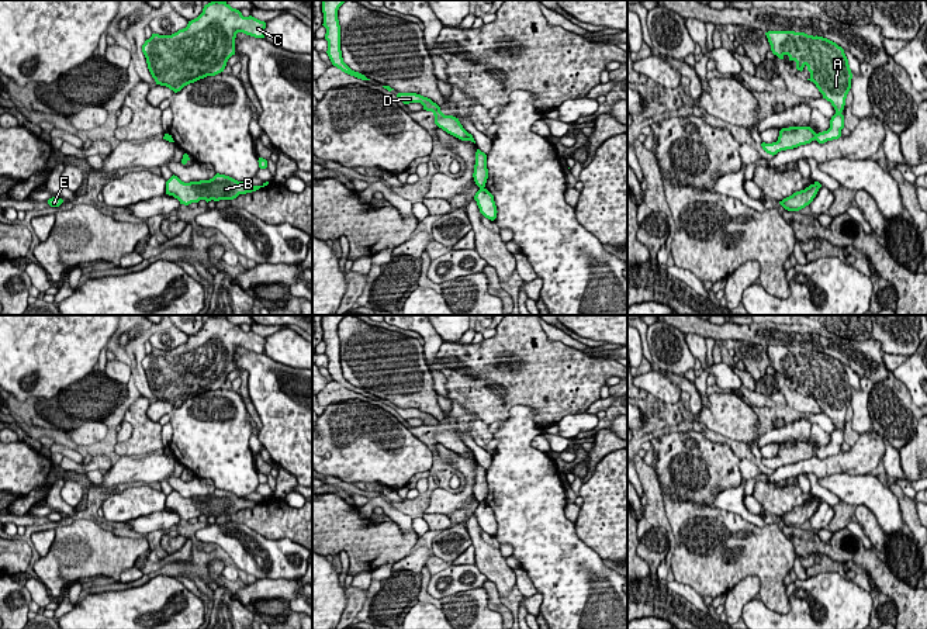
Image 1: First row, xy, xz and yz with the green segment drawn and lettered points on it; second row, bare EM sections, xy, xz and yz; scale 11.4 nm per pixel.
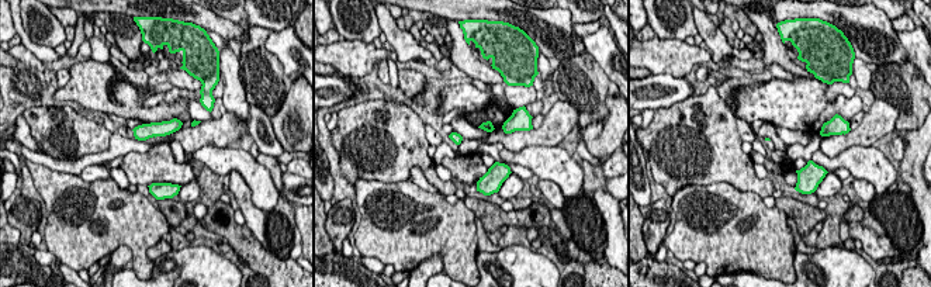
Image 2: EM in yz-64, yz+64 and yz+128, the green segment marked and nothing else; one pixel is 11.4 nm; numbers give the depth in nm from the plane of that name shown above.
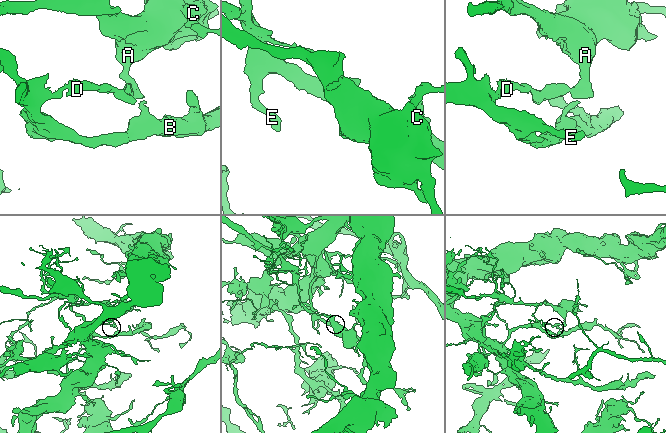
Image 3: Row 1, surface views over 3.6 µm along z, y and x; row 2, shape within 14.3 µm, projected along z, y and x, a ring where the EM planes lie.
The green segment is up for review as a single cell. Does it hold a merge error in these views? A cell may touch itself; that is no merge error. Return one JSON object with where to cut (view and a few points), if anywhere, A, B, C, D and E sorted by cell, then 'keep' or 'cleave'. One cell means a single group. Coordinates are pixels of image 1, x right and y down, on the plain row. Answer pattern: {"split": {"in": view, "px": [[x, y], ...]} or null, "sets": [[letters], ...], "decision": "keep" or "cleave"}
{"split": {"in": "yz", "px": [[816, 449], [813, 453]]}, "sets": [["A", "C"], ["B", "D", "E"]], "decision": "cleave"}

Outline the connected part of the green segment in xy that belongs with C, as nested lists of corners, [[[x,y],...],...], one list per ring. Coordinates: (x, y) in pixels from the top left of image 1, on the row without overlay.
[[[212,315],[204,321],[197,333],[188,336],[186,343],[172,350],[152,349],[142,360],[142,367],[156,400],[166,401],[177,408],[190,398],[224,387],[228,374],[235,370],[238,348],[264,353],[264,343],[264,336],[252,331],[243,332],[239,325],[232,324],[225,315]]]

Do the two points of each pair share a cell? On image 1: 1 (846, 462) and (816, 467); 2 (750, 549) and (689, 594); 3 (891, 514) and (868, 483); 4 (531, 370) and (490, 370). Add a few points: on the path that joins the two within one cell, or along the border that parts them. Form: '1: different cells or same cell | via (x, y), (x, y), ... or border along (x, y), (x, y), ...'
1: same cell | via (839, 465), (823, 467)
2: different cells | border along (675, 579), (688, 584), (702, 598)
3: same cell | via (885, 507), (870, 490)
4: same cell | via (521, 370), (500, 372)

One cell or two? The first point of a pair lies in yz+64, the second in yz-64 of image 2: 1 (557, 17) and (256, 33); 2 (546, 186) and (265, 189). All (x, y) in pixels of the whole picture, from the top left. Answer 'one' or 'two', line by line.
1: two
2: two

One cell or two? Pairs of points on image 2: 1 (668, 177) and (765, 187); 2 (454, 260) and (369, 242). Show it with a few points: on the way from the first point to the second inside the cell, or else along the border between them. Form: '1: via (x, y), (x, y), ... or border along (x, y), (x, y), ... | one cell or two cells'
1: via (689, 169), (736, 169), (740, 173) | one cell
2: via (433, 242), (390, 242) | one cell

